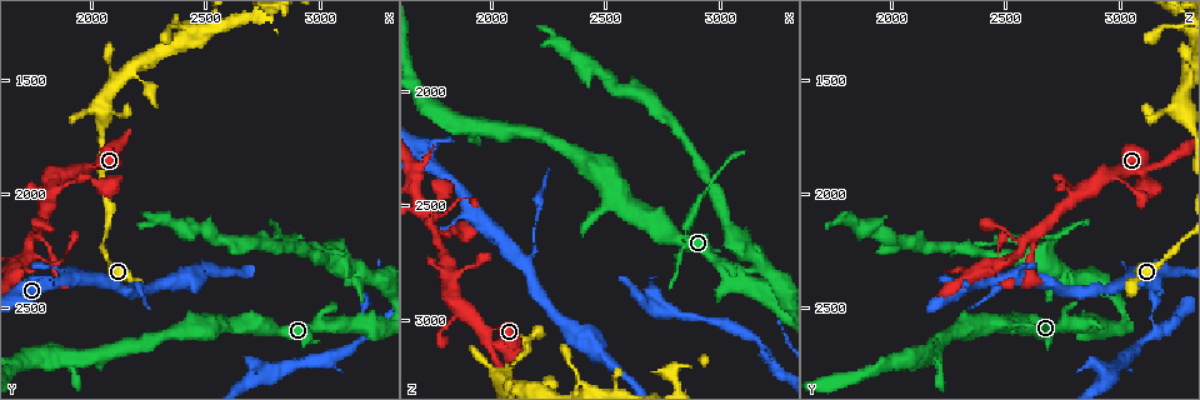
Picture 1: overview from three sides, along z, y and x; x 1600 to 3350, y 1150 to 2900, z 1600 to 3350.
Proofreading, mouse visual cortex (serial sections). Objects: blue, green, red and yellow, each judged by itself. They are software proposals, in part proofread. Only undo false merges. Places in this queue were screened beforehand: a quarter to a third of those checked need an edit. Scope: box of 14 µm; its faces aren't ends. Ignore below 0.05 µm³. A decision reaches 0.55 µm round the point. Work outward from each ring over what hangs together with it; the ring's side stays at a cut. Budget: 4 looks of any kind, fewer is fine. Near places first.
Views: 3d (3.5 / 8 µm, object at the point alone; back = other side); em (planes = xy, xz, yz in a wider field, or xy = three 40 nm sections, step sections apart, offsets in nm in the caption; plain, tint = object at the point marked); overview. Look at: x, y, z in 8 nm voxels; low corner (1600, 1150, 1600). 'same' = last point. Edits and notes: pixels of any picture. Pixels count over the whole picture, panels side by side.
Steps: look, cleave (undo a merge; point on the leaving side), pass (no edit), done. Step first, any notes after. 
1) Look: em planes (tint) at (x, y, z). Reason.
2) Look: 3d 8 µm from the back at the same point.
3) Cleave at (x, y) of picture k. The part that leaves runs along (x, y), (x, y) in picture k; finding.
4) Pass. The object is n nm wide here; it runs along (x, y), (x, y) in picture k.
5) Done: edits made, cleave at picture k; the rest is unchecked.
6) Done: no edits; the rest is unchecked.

Look: 3d 3.5 µm at (2060, 1640, 3230). Small branch off a trunk.

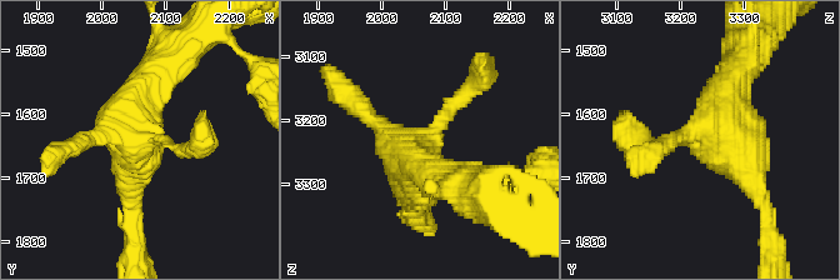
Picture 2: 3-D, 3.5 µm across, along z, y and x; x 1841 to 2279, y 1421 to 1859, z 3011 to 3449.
Look: em xy step 1 (tint) at (2055, 1635, 3235). 4 arms meet here; the arms are 150, 200, 250, 450 nm wide; need the tissue.

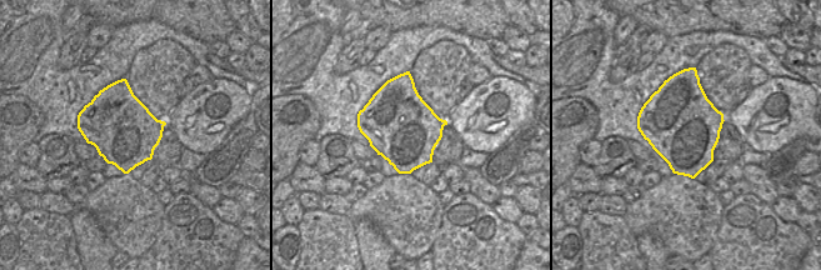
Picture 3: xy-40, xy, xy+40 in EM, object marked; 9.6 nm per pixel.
Pass. Continuous, no second cell.

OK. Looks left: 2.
Look: 3d 3.5 µm at (2970, 2260, 2400). Two arms in line, one across.

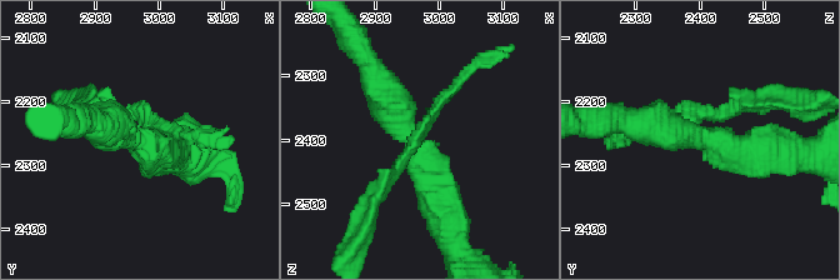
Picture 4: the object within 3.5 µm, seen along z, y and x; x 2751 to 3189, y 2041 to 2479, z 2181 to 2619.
Look: em xy step 5 (tint) at (2965, 2260, 2415). Shape alone is not enough.

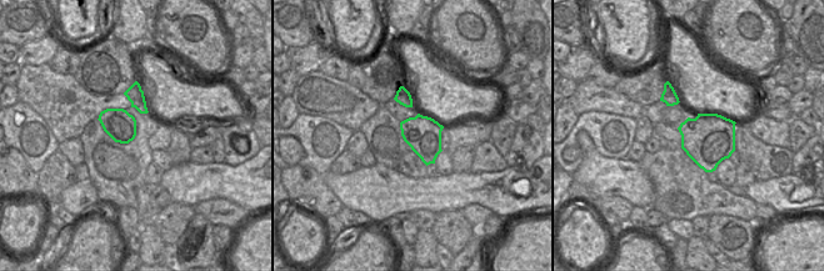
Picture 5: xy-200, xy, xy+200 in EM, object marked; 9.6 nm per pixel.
Pass. All the same cell.

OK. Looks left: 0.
Done: no edits; the rest is unchecked.

